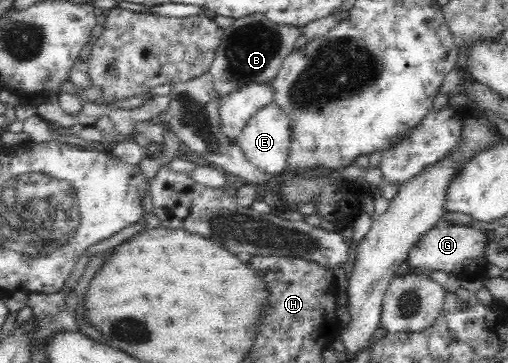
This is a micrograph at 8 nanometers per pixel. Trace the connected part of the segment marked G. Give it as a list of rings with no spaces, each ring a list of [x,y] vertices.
[[[441,217],[435,227],[425,231],[416,245],[413,245],[406,263],[412,270],[423,274],[444,271],[461,279],[480,278],[485,276],[490,266],[486,258],[490,240],[485,235],[484,230],[473,229],[469,225],[456,225]]]

